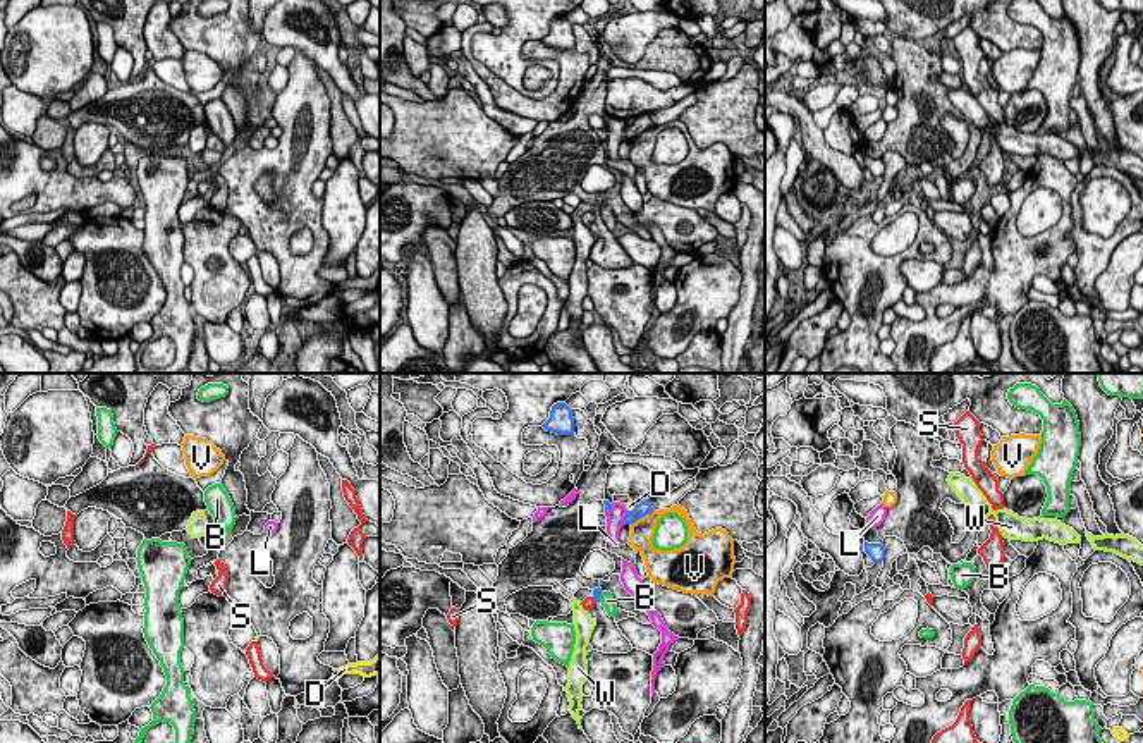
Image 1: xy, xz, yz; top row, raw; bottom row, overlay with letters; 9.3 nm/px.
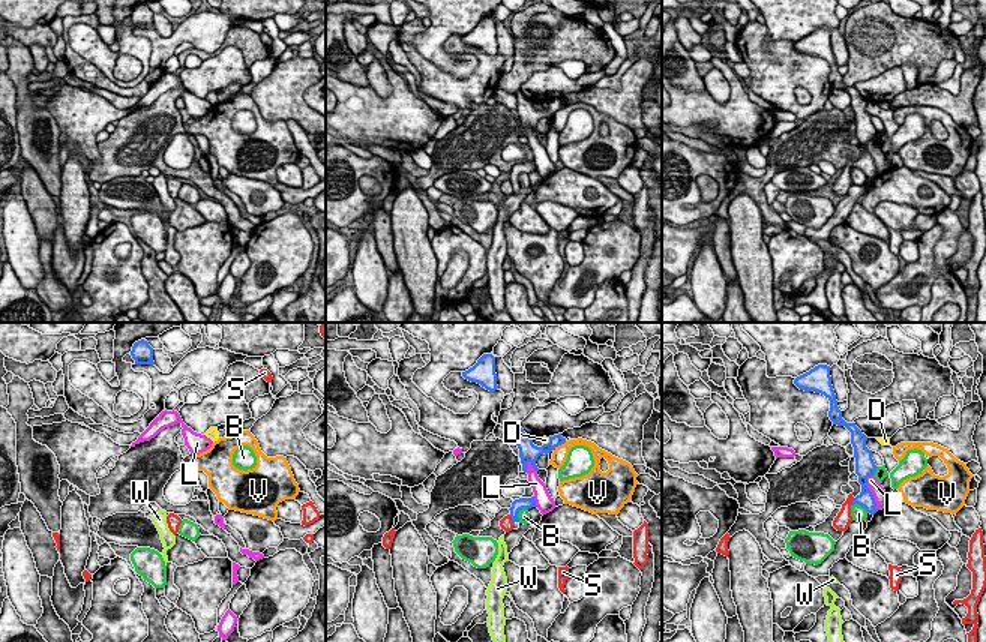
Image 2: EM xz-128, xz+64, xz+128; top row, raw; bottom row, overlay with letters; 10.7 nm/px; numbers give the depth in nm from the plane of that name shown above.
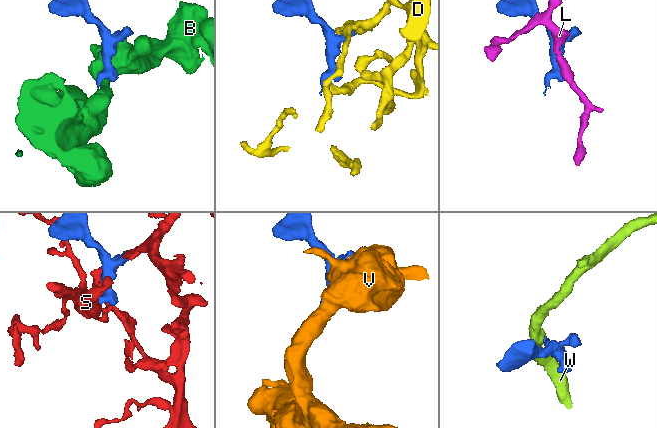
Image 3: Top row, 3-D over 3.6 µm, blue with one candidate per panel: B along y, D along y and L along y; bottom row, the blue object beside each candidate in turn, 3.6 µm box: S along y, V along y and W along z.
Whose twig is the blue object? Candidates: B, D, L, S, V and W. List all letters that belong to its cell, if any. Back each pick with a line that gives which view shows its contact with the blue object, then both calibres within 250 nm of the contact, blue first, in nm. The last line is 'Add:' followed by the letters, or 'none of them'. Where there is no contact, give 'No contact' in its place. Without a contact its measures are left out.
Add: none of them

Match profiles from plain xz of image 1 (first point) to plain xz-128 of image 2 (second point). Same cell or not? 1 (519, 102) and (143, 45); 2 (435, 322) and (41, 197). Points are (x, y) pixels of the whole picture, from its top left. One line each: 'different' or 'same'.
1: different
2: different

